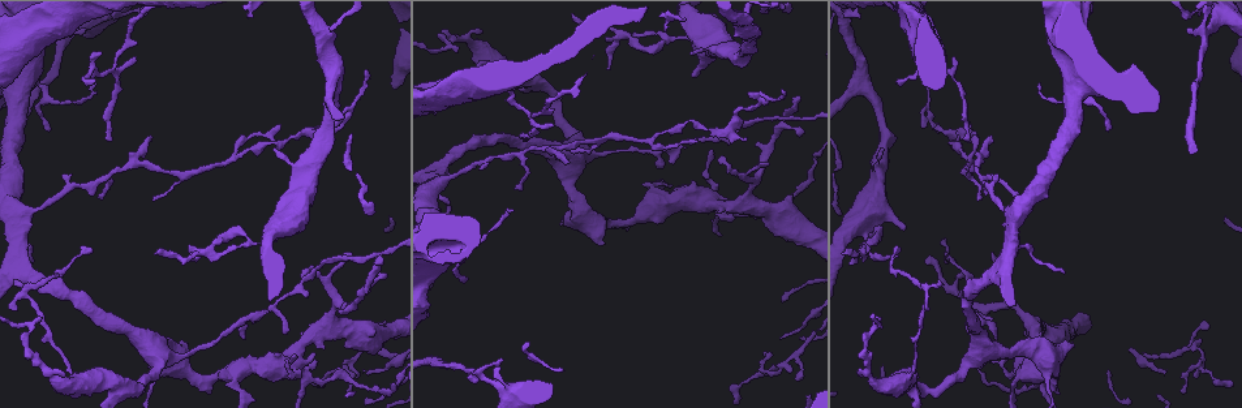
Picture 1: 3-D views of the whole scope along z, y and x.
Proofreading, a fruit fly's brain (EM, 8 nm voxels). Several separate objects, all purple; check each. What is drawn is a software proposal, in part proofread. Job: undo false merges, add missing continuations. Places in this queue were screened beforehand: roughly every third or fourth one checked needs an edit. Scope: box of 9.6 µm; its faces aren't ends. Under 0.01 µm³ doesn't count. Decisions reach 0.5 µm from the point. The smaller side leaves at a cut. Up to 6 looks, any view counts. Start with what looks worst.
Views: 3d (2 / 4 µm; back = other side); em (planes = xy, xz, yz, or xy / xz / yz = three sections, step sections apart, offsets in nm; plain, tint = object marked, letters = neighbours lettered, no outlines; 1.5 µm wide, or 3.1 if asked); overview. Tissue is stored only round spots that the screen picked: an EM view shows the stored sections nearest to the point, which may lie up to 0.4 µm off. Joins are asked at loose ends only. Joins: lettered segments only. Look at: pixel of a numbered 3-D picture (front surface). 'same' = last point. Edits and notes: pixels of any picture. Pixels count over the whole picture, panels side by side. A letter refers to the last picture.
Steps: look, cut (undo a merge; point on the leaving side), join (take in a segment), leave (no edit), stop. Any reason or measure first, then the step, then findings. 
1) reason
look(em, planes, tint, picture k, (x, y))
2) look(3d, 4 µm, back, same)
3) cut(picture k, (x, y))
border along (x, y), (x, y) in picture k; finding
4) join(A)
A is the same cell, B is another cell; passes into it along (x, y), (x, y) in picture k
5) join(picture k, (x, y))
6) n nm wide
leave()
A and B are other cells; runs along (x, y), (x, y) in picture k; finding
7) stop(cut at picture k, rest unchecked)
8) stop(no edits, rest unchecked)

an open end
look(em, xz, step 4, letters, picture 1, (992, 138))

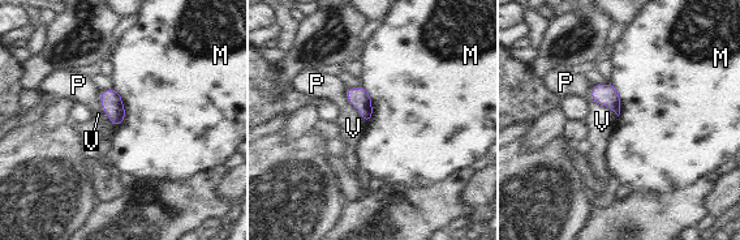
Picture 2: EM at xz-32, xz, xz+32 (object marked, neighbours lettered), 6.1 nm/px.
M touches over 240 nm
leave()
M, P and V are other cells; no lettered segment goes on from it

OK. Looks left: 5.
thin end
look(em, yz, step 4, letters, picture 1, (365, 69))

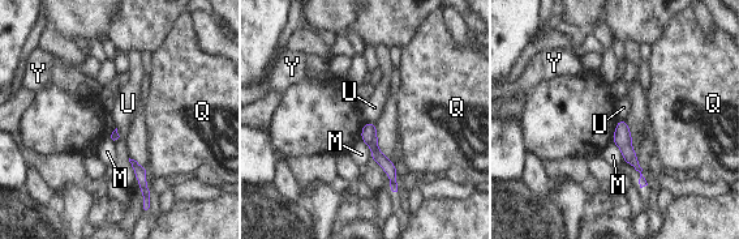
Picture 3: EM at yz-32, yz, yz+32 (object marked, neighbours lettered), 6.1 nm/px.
look(em, planes, letters, same)

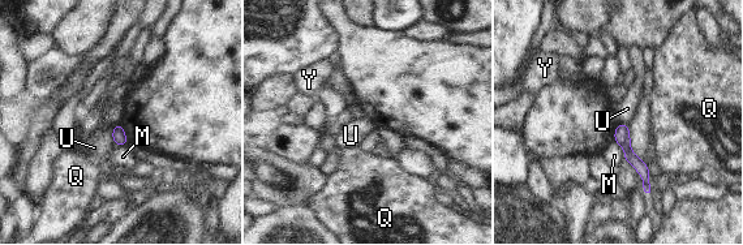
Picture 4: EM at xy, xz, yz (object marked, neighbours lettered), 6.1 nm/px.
leave()
M, Q, U and Y are other cells; border along (111, 132), (114, 142) in picture 4; none of them fits

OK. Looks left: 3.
three-way junction
look(em, planes, plain, picture 1, (1010, 249))

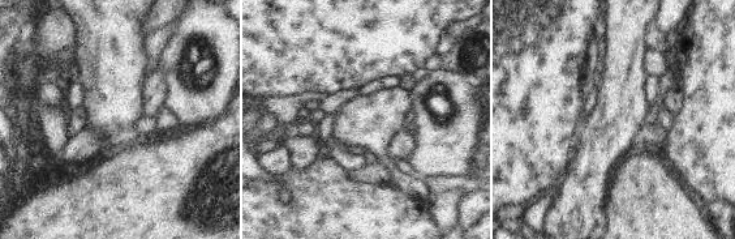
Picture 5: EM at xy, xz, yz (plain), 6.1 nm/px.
look(em, planes, tint, same)

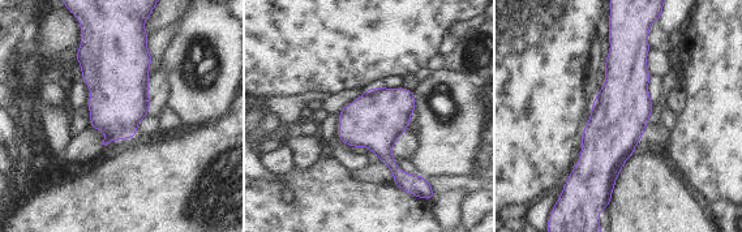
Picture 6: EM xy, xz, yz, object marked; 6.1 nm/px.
look(em, planes, letters, same)

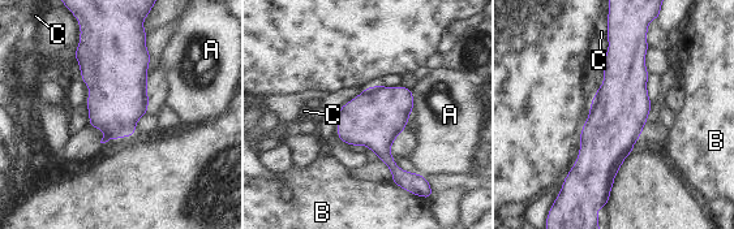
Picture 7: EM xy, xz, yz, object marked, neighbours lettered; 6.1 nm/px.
leave()
A, B and C are other cells; border along (411, 90), (413, 108) in picture 7; all the same neuron

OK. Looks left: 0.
stop(no edits, rest unchecked)

